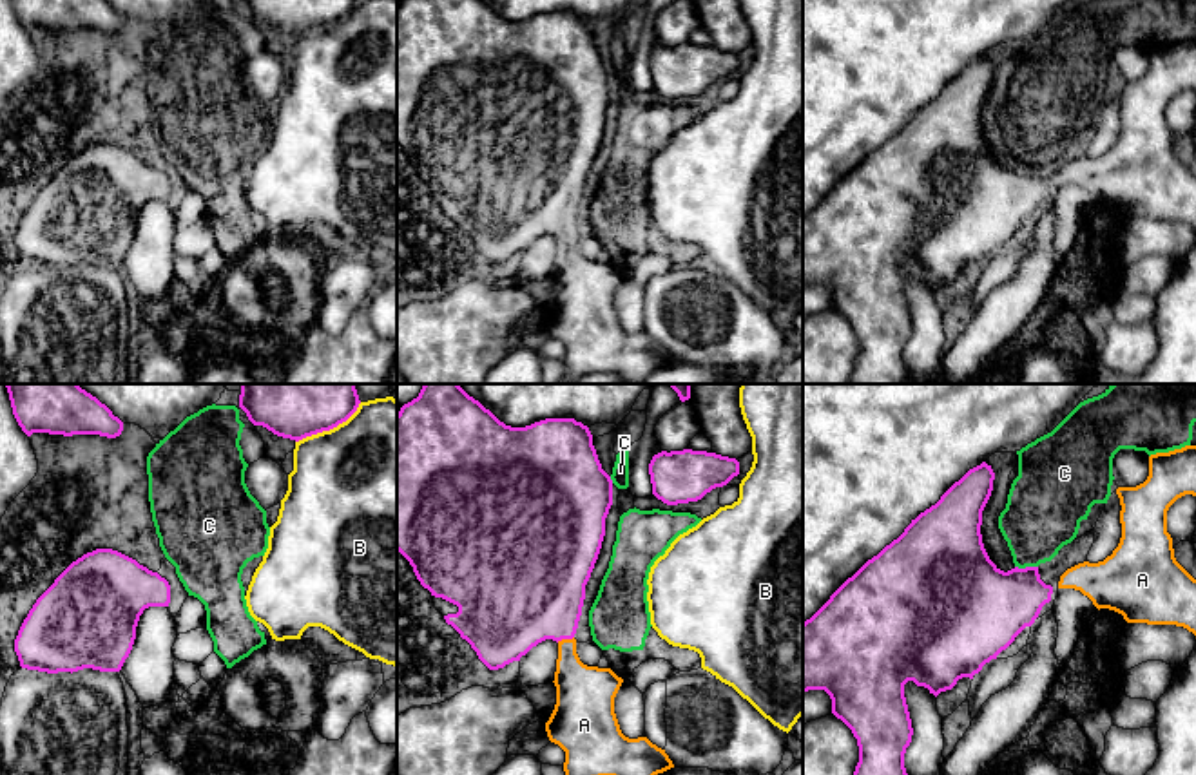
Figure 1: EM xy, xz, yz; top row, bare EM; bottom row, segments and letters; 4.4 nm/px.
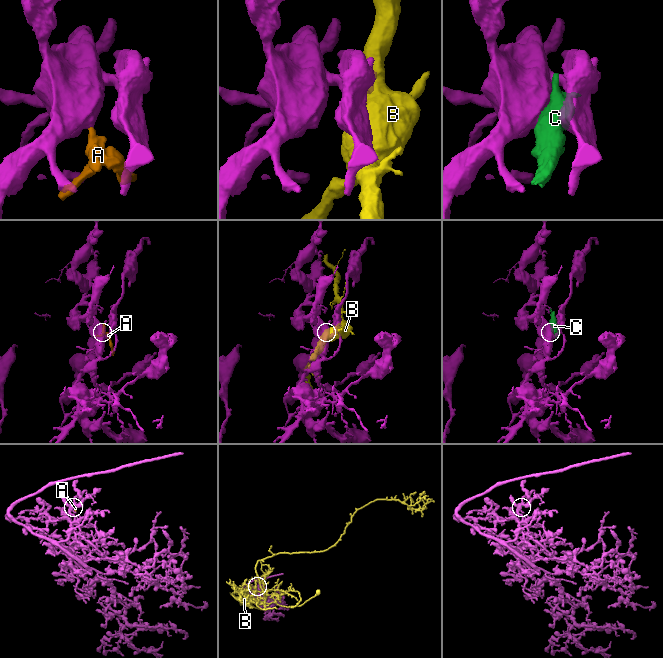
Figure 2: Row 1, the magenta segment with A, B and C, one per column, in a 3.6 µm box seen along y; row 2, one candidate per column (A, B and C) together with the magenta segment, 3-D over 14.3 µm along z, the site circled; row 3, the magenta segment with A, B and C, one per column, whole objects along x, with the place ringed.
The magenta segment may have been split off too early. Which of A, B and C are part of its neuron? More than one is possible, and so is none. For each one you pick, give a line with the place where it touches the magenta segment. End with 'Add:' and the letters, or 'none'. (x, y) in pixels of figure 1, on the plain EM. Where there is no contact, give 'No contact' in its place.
A: Touches magenta at xz (564, 232)
Add: A

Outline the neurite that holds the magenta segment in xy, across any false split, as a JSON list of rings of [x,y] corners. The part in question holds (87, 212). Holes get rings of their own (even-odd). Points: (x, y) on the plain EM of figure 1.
[[[96,143],[72,156],[36,194],[14,246],[27,264],[120,266],[143,205],[169,197],[165,172],[118,145]]]

